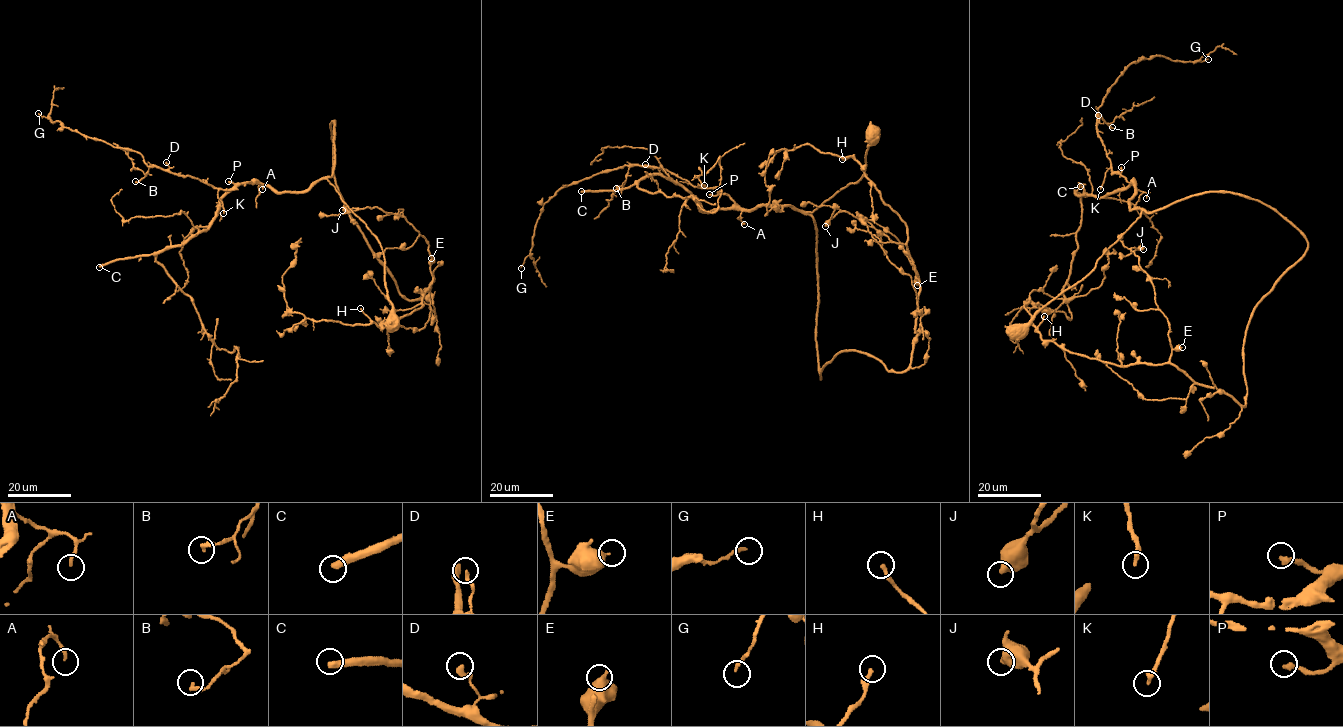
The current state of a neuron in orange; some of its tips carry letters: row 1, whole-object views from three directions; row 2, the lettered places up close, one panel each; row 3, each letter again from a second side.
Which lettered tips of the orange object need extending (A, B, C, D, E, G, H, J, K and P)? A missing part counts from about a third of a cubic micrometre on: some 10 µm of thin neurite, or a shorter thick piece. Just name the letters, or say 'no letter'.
C, H, P

